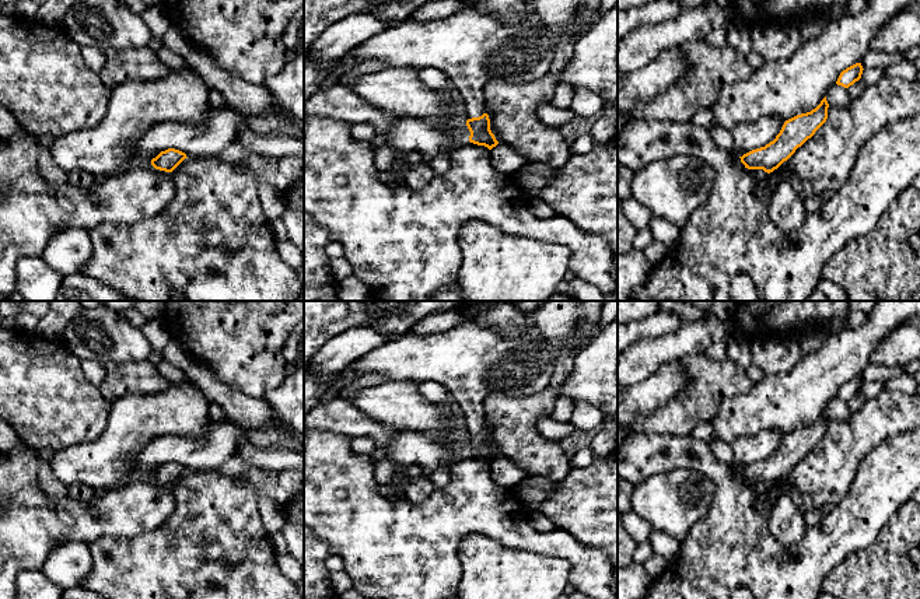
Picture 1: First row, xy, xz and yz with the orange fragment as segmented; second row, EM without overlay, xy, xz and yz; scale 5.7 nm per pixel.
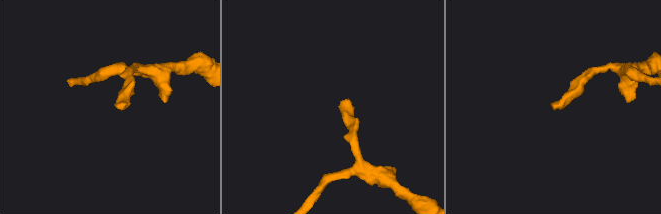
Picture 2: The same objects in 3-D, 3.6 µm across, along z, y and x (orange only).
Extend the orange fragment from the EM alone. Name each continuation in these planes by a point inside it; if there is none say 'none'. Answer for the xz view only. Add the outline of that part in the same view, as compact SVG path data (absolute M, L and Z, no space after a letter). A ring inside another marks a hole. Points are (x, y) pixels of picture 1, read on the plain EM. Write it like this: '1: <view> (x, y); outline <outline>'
1: xz (472, 361); outline M545 301L539 308L525 312L531 326L517 337L506 337L493 326L482 326L473 320L428 336L416 336L409 332L364 354L347 369L360 376L379 372L391 381L435 381L442 383L464 413L464 425L468 432L479 431L486 427L483 413L485 397L493 392L522 396L543 390L550 382L557 357L563 353L576 357L597 336L597 323L601 318L602 304L604 301Z

